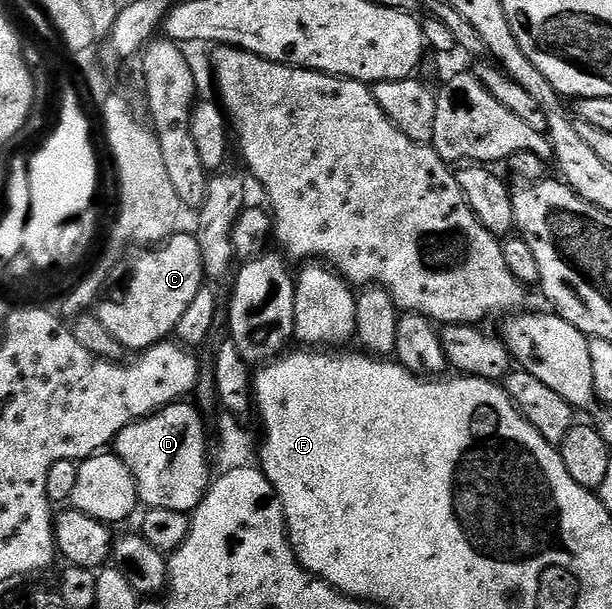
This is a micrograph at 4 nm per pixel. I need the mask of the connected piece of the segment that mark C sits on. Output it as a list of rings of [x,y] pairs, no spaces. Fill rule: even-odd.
[[[176,233],[155,249],[141,250],[132,263],[132,279],[128,279],[112,296],[101,298],[94,307],[98,321],[129,352],[139,353],[175,336],[178,321],[190,309],[190,301],[198,297],[206,276],[202,249],[195,234]]]

